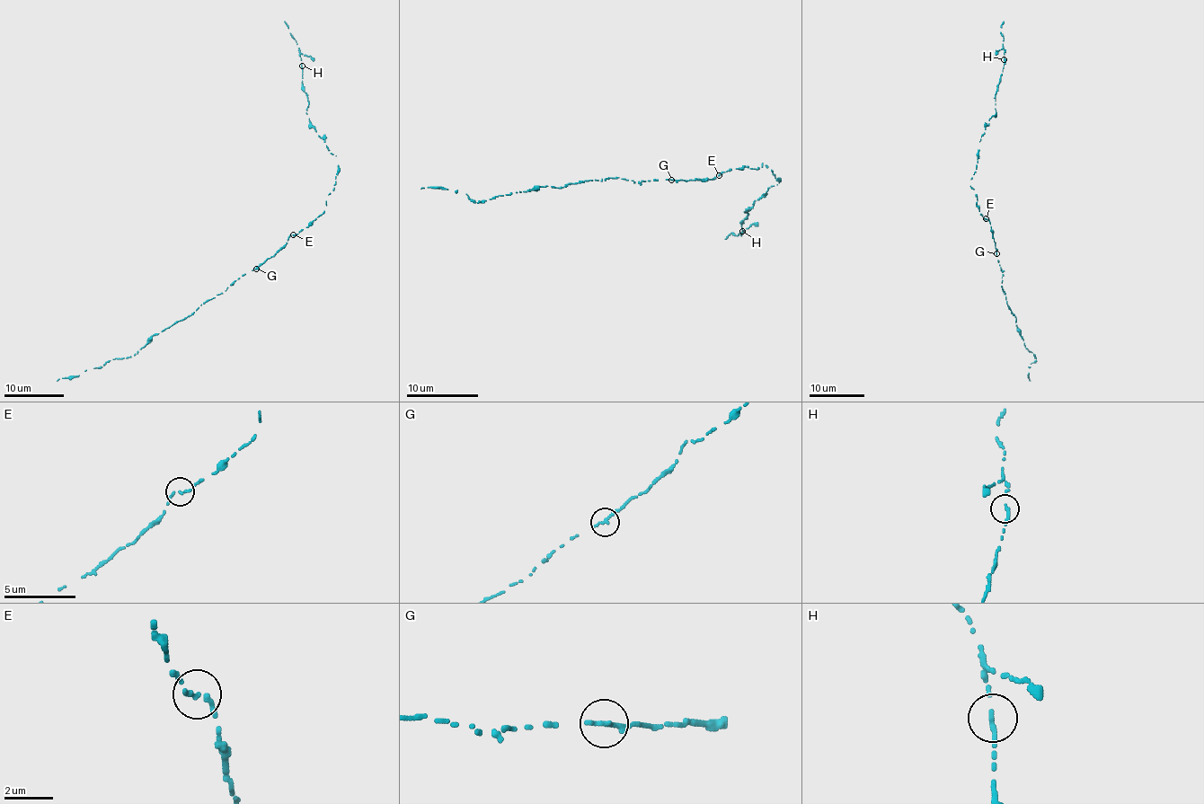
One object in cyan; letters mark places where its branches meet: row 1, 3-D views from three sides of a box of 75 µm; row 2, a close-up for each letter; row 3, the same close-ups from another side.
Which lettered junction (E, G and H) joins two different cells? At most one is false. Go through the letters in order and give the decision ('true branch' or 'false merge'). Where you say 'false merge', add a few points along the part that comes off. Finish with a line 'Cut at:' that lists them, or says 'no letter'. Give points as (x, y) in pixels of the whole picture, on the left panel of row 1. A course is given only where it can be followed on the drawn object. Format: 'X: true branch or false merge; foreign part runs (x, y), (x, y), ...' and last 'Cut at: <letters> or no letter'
E: true branch
G: true branch
H: true branch
Cut at: no letter

